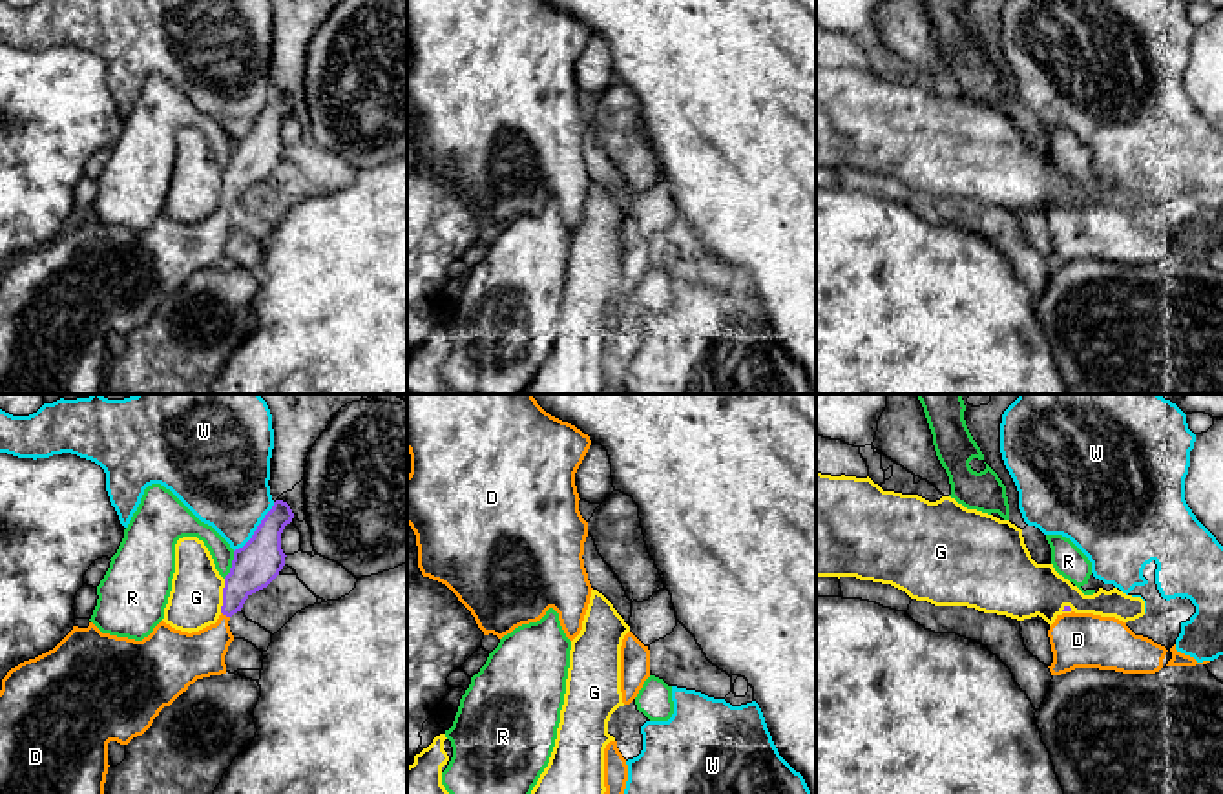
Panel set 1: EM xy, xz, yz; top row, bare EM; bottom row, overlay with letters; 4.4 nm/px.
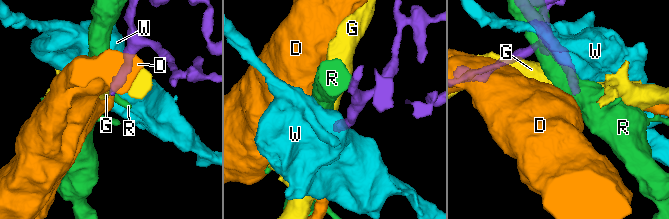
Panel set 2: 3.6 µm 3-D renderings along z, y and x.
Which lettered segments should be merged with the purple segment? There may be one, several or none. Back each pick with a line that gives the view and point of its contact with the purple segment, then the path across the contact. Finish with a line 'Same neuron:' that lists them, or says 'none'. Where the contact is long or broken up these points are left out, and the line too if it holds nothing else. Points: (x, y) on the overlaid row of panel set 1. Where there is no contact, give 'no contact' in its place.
D: meets purple in xy at (225, 614); runs through xy (254, 566), (238, 585), (225, 614), (221, 625), (187, 656)
Same neuron: D

